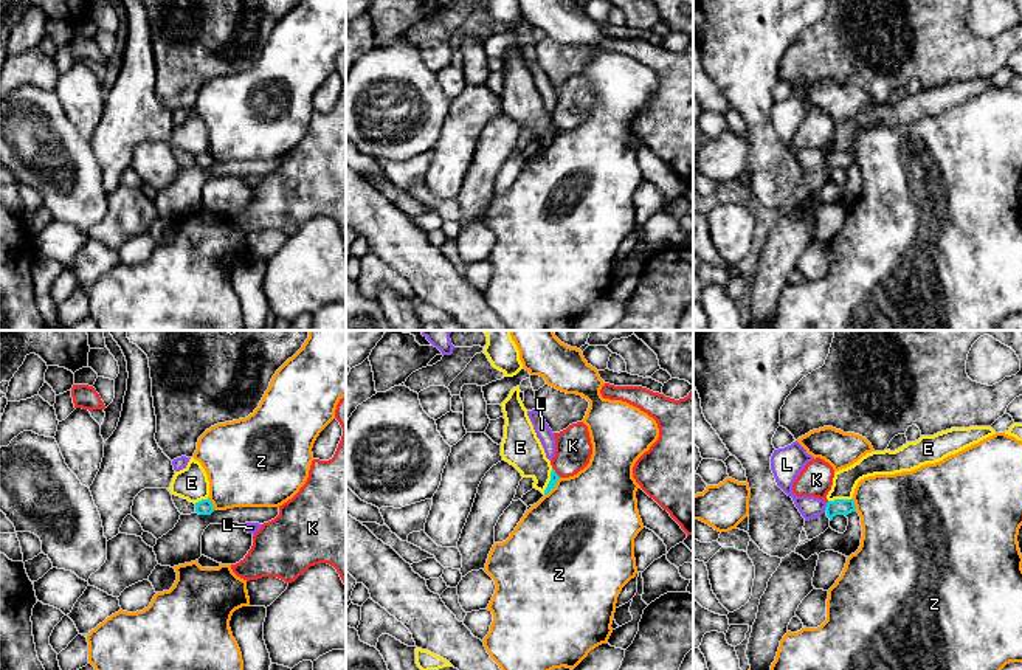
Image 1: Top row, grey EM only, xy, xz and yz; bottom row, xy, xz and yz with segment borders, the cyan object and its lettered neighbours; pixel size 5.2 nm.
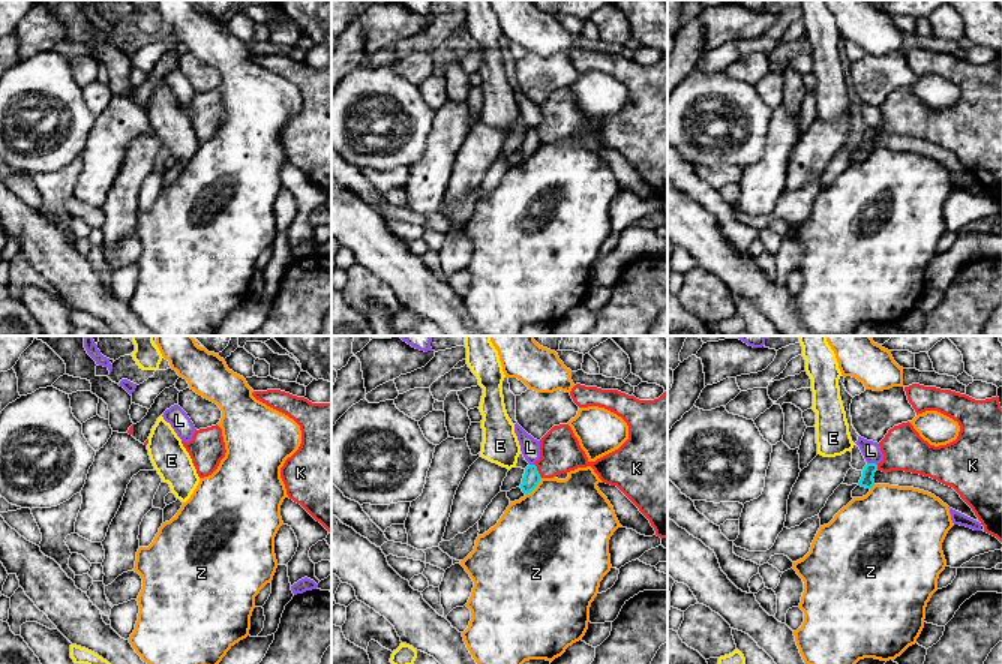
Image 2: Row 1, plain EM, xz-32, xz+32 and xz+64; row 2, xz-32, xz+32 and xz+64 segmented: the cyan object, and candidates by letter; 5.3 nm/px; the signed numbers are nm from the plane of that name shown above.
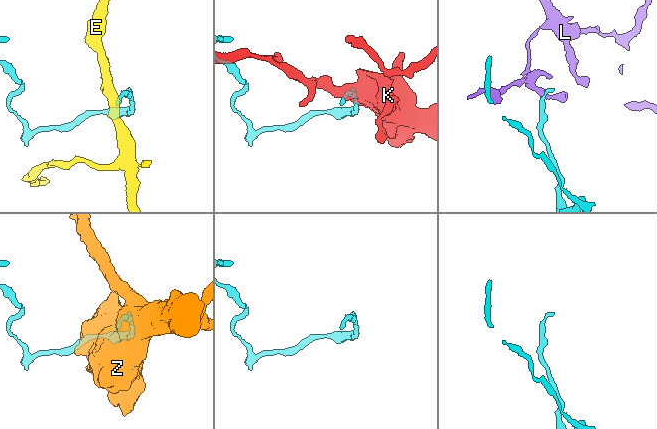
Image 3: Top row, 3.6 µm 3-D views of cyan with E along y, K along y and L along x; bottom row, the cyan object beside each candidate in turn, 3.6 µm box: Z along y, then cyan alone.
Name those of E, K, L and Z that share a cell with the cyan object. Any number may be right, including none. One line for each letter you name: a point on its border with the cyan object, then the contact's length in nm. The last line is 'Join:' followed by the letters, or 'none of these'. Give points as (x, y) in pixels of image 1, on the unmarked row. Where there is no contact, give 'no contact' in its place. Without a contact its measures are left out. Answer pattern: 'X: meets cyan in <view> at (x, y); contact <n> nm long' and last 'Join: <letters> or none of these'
Join: none of these

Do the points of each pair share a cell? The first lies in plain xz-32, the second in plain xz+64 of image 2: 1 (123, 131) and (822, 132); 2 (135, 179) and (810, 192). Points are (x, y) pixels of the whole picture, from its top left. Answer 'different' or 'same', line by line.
1: different
2: different

